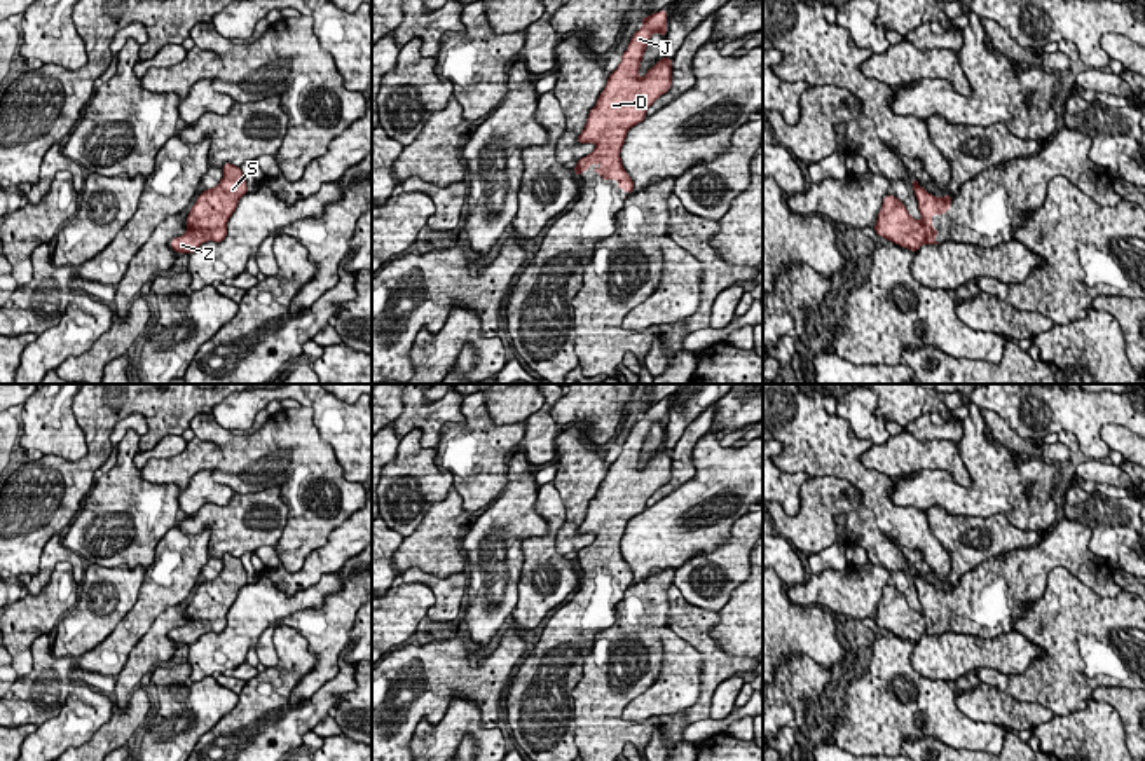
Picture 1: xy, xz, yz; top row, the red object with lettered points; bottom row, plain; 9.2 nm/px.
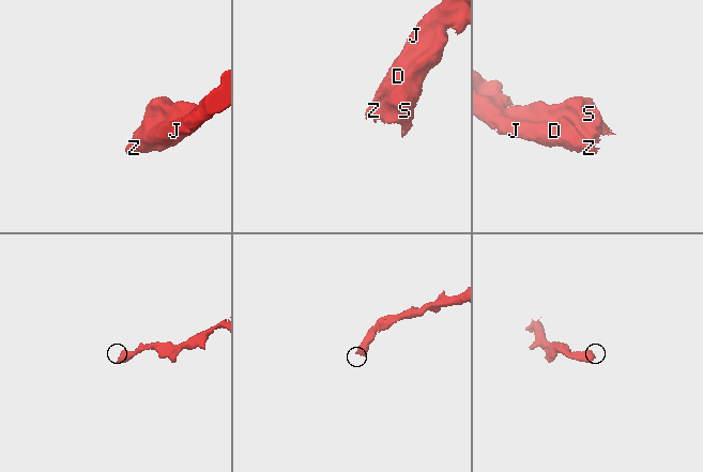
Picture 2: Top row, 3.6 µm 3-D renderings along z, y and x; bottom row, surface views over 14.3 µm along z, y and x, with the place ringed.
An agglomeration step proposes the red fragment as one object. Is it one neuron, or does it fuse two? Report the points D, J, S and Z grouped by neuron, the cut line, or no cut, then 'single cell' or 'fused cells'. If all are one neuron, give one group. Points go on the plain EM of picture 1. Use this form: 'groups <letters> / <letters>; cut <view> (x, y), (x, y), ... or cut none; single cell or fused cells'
groups D J S Z; cut none; single cell

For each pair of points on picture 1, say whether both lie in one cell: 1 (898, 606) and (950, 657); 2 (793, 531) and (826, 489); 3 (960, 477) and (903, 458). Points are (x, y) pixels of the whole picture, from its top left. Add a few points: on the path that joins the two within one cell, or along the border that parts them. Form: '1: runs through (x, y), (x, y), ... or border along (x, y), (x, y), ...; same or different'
1: border along (969, 636), (955, 632), (924, 634), (913, 643); different
2: runs through (803, 521), (812, 512), (815, 500); same
3: runs through (948, 463), (943, 458), (917, 458); same

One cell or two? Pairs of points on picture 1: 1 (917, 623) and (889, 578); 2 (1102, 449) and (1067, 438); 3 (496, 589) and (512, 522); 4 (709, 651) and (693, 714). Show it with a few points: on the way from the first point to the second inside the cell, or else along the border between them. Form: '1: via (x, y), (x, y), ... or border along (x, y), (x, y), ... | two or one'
1: border along (911, 573), (920, 610), (885, 587), (871, 618) | two
2: border along (1056, 433), (1072, 433), (1079, 449) | two
3: via (496, 573), (508, 561), (508, 538) | one
4: via (709, 667), (704, 699) | one

